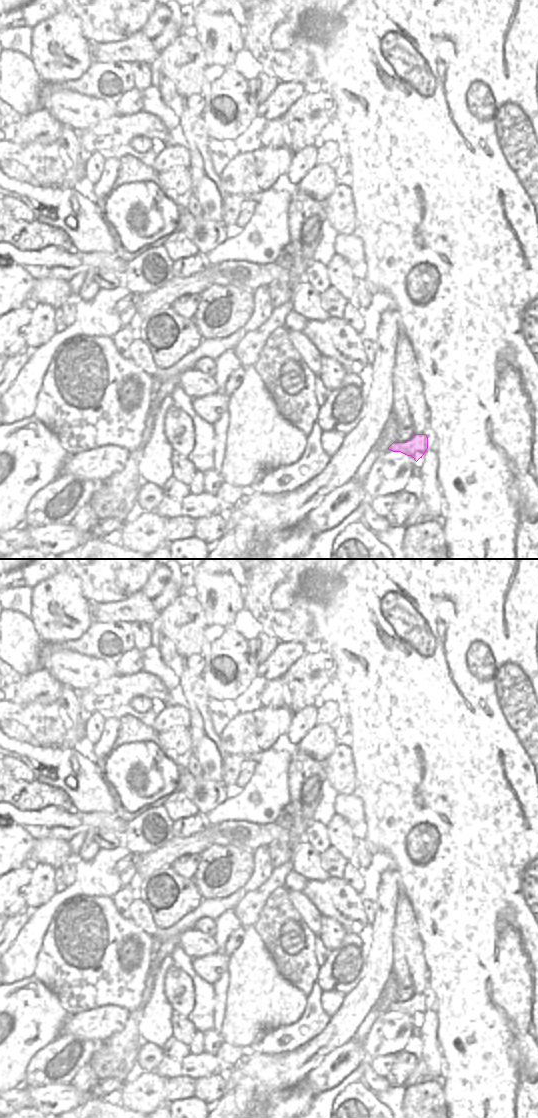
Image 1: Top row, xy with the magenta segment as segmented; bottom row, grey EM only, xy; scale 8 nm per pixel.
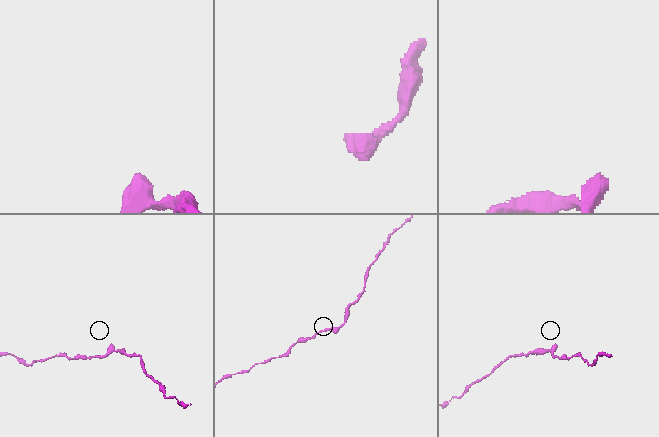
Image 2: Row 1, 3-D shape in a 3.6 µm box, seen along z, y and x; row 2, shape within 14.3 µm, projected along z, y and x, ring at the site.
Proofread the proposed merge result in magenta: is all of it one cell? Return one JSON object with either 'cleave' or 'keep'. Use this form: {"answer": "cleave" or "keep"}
{"answer": "keep"}

